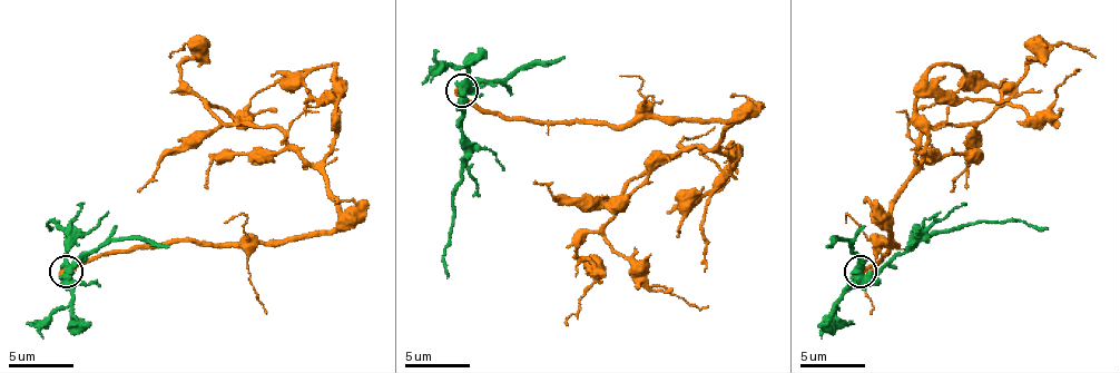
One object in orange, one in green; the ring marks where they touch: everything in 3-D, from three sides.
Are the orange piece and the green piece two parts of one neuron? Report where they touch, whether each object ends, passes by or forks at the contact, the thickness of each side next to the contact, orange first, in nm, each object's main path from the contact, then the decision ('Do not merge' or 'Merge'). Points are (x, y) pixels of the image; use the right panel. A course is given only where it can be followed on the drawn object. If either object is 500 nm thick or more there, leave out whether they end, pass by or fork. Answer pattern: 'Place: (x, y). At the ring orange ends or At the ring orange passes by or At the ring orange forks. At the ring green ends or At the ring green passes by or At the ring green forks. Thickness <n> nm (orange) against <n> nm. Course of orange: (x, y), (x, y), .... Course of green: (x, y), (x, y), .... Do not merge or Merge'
Place: (861, 272). Thickness 440 nm (orange) against 500 nm. Course of orange: (860, 271), (895, 244), (888, 202), (919, 169), (927, 127), (983, 120), (1010, 105), (1039, 117), (1074, 68). Course of green: (860, 271), (878, 274), (899, 254), (931, 235), (976, 222), (1019, 222), (1049, 228). Do not merge

